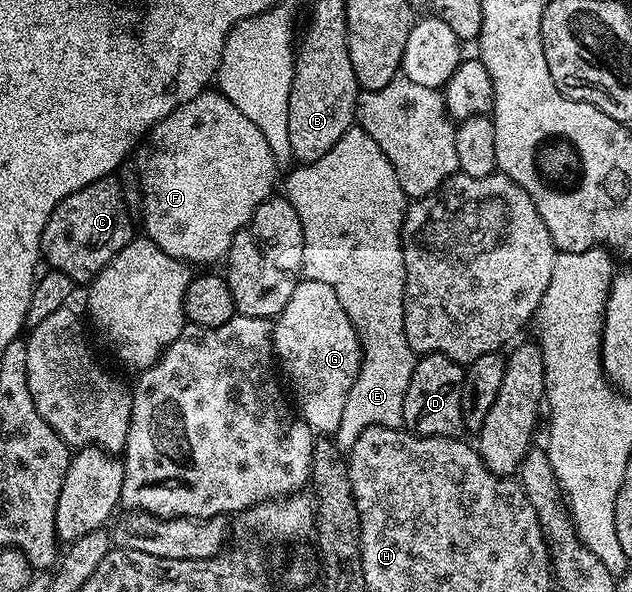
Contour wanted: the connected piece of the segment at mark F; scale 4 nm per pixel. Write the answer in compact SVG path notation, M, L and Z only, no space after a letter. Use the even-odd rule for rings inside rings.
M218 89L202 91L200 95L193 97L185 104L179 105L178 109L155 124L140 142L134 152L133 160L136 169L139 171L141 189L144 191L141 208L143 208L143 227L147 230L144 231L146 238L152 239L161 249L165 249L165 253L169 253L169 257L182 259L188 265L215 263L218 259L220 262L226 256L227 250L231 248L233 237L246 225L249 217L253 217L257 205L261 205L266 199L272 198L274 191L271 190L277 187L277 179L275 183L277 164L268 143L265 142L261 129L257 129L257 125L253 125L253 121L249 121L249 117L245 117L245 113L241 113L241 109L237 109L237 105L233 105L233 101L229 101Z

